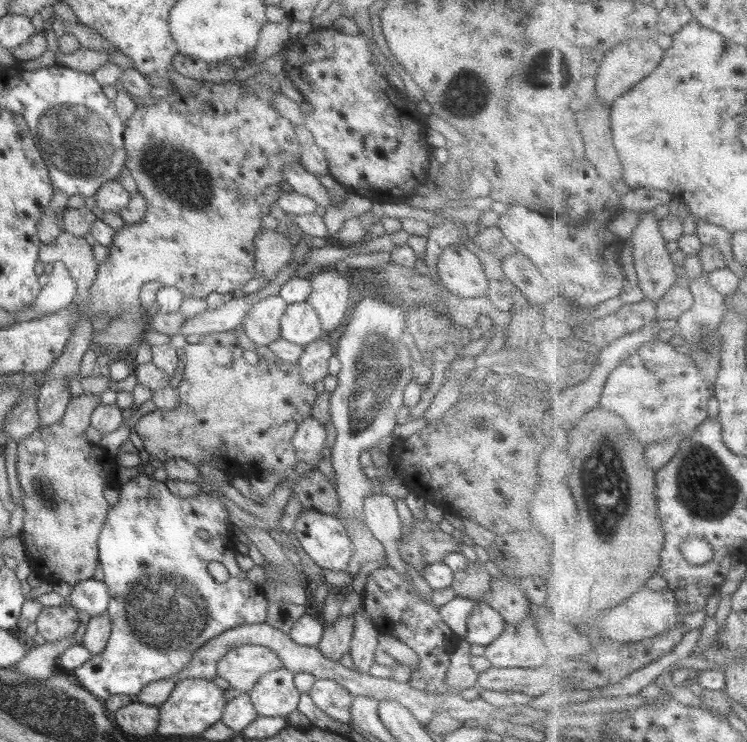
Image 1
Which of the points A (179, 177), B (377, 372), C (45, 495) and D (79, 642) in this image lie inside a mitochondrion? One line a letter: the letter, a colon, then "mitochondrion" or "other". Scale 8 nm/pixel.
A: mitochondrion
B: mitochondrion
C: mitochondrion
D: other

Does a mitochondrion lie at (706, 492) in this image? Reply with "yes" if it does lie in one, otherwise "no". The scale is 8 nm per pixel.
yes

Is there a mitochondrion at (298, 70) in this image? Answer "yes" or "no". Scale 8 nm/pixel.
no

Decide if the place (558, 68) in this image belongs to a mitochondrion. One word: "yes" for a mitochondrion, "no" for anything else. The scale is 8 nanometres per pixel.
yes

